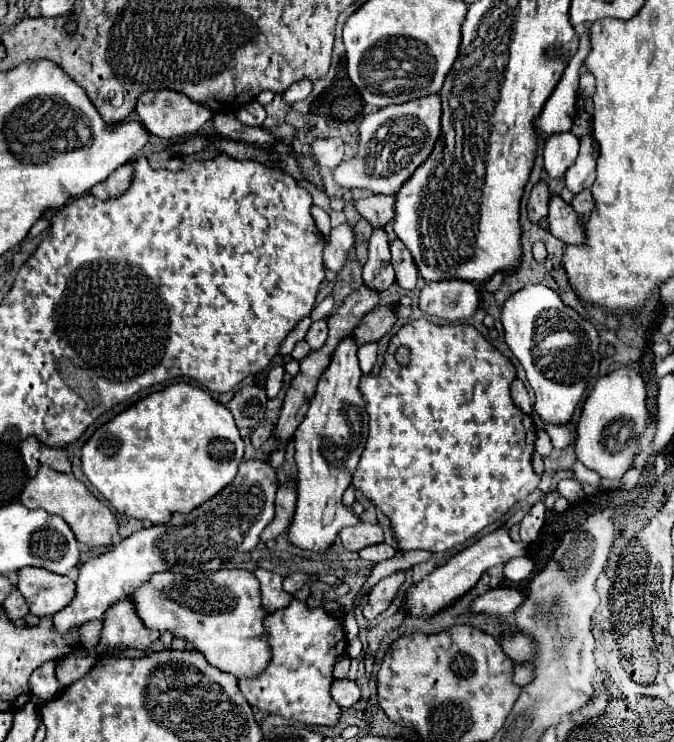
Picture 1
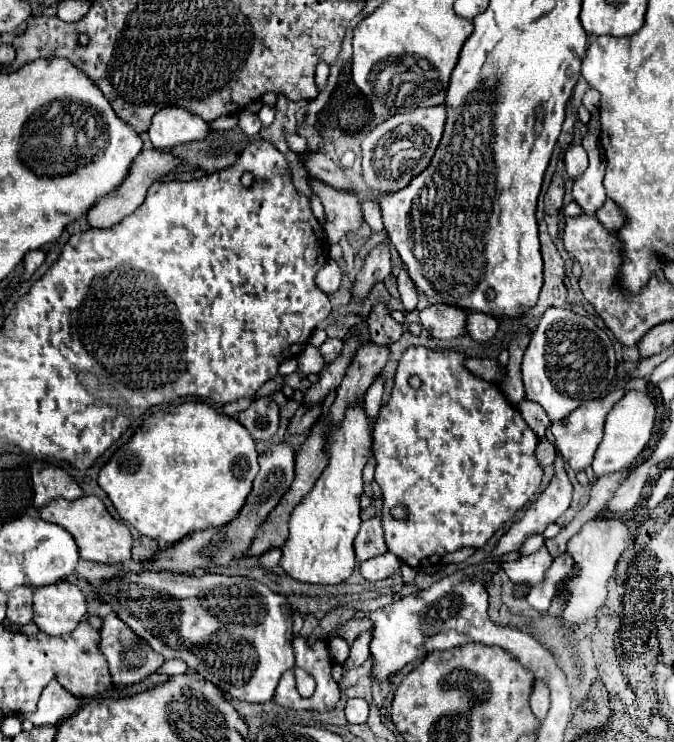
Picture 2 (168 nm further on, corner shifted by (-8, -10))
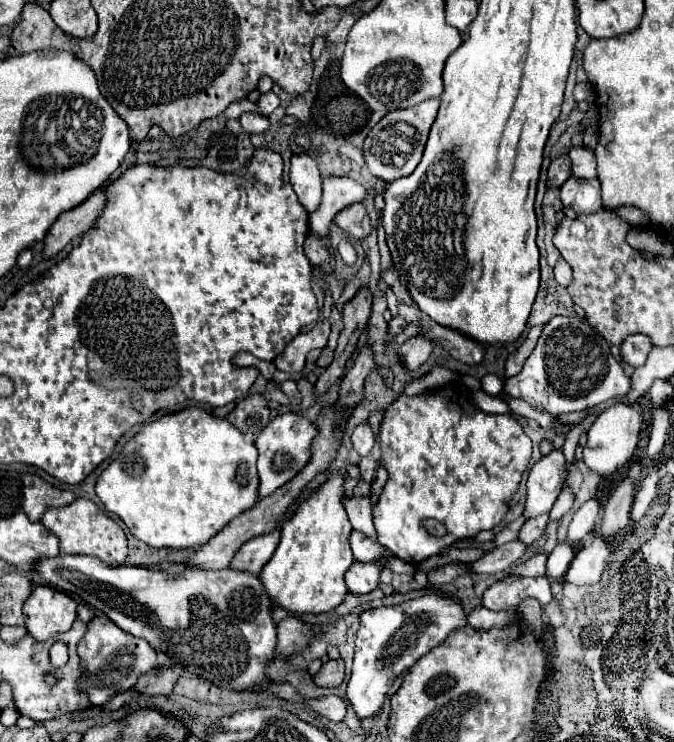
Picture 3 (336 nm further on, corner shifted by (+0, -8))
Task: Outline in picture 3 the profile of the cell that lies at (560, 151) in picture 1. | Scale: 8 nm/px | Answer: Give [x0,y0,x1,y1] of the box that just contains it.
[568,146,596,178]

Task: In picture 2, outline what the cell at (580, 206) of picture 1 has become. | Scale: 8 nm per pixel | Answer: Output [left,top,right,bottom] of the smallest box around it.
[596,200,626,232]

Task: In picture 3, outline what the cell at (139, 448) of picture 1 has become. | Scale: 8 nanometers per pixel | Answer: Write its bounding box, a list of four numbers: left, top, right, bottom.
[96,408,256,548]

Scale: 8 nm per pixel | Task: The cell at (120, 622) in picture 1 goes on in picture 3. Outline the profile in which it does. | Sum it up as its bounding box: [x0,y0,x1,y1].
[78,616,154,706]

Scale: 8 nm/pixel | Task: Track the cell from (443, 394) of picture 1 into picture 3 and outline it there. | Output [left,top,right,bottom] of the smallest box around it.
[374,384,532,562]

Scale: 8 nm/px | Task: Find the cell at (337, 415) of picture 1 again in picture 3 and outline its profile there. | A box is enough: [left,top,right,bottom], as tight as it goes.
[260,470,354,612]

